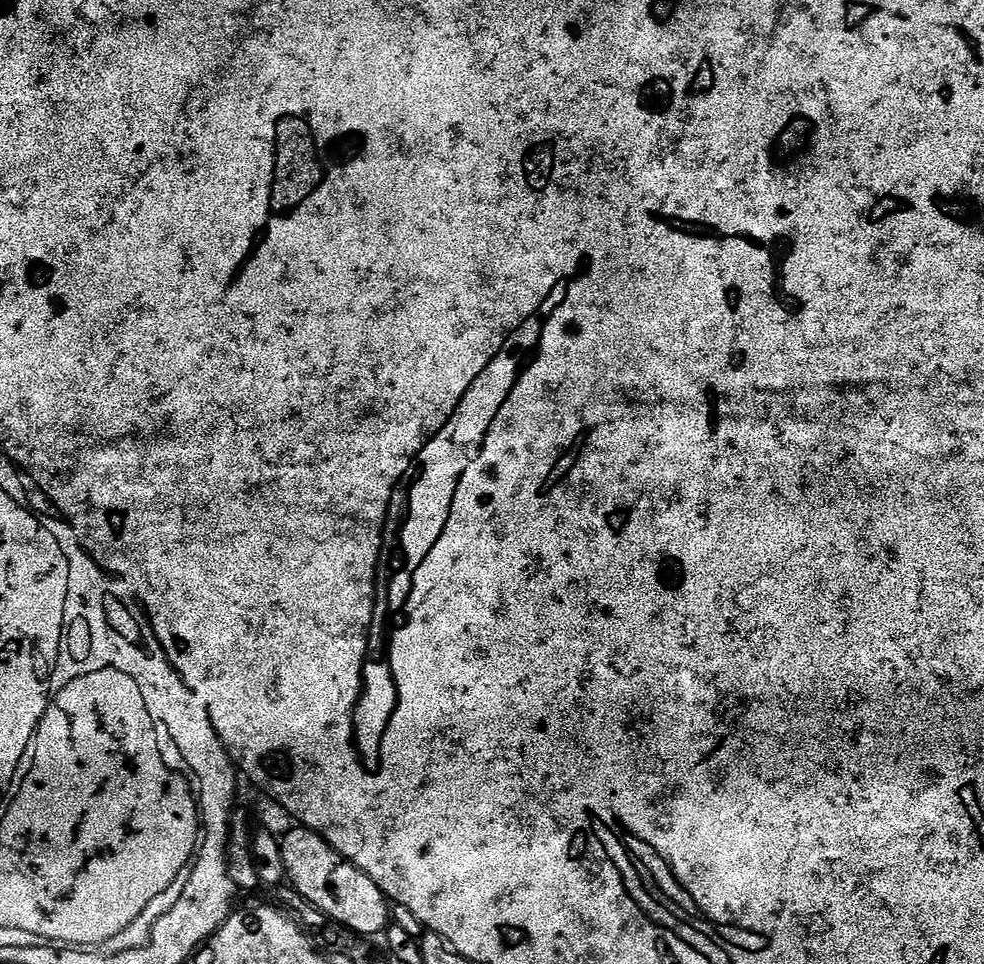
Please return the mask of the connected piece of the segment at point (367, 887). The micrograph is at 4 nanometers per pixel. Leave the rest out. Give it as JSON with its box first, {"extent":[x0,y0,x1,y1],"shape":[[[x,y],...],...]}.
{"extent":[280,826,390,937],"shape":[[[303,826],[293,829],[282,836],[280,846],[291,887],[301,892],[329,921],[345,924],[349,933],[357,937],[376,936],[379,932],[381,935],[390,923],[390,901],[384,891],[362,869],[355,868],[333,850],[317,832]]]}

